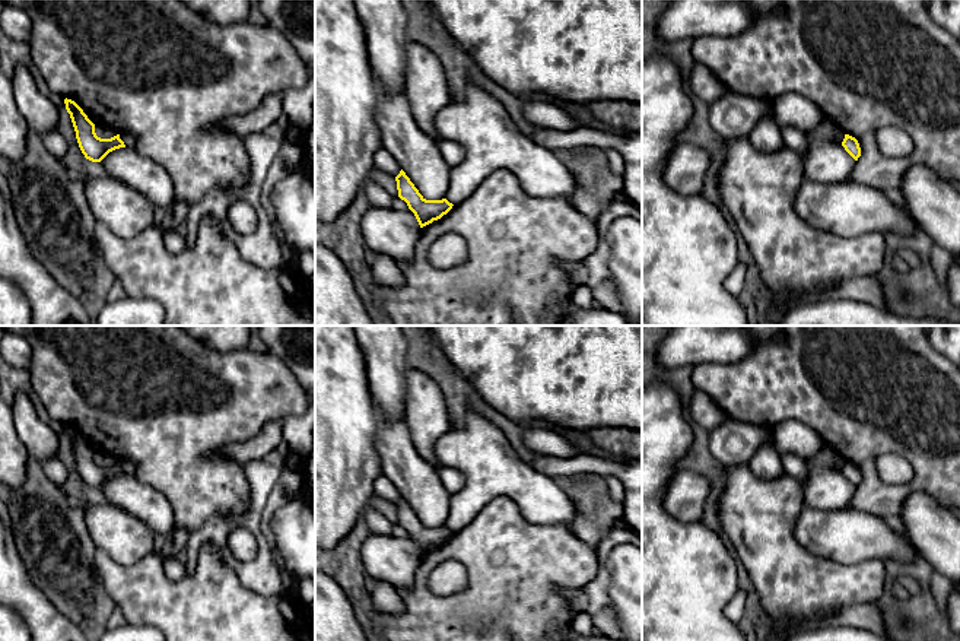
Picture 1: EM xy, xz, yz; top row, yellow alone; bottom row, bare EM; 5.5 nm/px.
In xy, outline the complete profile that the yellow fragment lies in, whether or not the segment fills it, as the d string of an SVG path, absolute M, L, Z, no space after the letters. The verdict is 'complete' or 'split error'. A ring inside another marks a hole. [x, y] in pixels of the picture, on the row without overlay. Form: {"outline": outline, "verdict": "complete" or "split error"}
{"outline": "M66 425L64 431L70 441L79 475L86 486L101 489L109 479L125 475L120 461L111 466L98 464L95 460L95 451L74 428Z", "verdict": "complete"}

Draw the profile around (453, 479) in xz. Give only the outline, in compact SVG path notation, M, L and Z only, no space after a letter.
M442 466L438 473L449 495L460 492L465 486L465 477L458 469Z

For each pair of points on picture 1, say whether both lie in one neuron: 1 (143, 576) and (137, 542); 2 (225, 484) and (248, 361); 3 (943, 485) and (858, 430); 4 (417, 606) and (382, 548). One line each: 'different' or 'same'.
1: different
2: same
3: same
4: different

